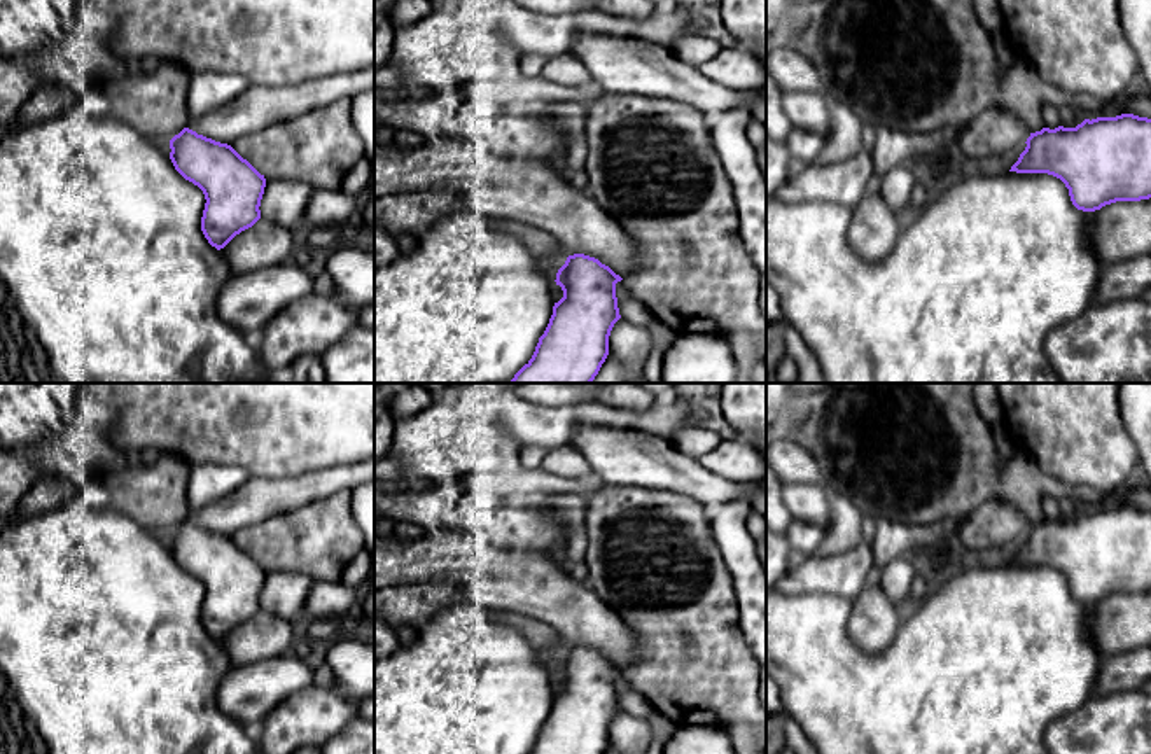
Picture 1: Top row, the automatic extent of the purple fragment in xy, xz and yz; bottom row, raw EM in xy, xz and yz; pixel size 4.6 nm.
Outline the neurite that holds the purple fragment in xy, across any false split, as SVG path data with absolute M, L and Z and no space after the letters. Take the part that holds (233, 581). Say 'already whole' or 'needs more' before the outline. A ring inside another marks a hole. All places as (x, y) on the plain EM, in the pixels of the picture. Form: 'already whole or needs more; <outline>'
already whole; M184 520L170 532L175 562L205 586L201 623L217 642L261 611L266 570L231 537Z

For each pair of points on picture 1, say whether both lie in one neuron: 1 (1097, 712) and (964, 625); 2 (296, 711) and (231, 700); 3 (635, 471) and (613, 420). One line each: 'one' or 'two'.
1: two
2: two
3: two

